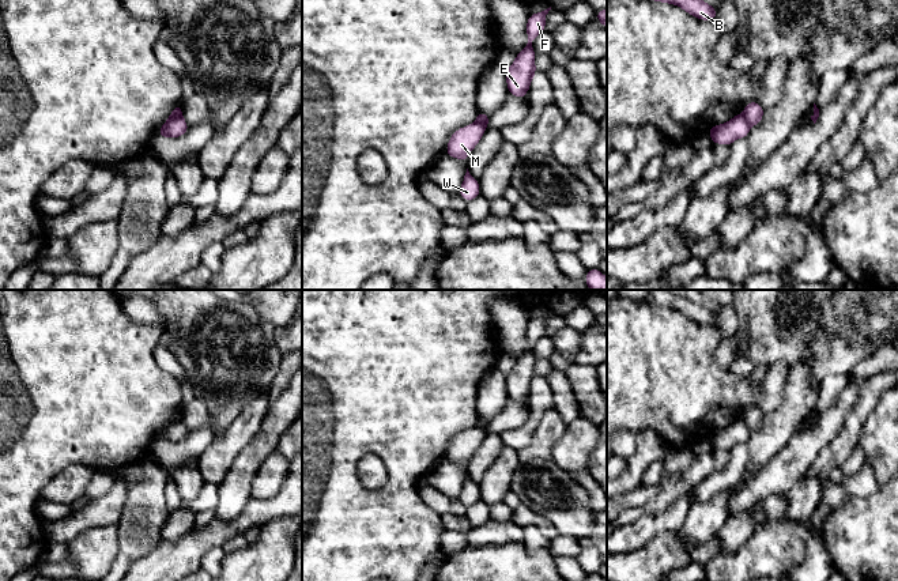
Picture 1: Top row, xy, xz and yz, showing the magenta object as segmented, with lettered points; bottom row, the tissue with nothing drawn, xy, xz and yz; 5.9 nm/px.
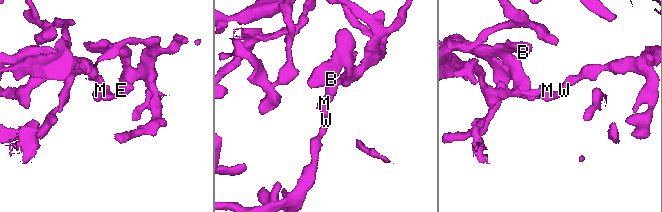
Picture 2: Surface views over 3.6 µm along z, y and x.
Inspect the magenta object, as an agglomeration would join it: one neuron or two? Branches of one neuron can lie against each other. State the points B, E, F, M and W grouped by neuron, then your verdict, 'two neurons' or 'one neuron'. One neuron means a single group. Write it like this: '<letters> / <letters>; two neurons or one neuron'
B E F / M W; two neurons

